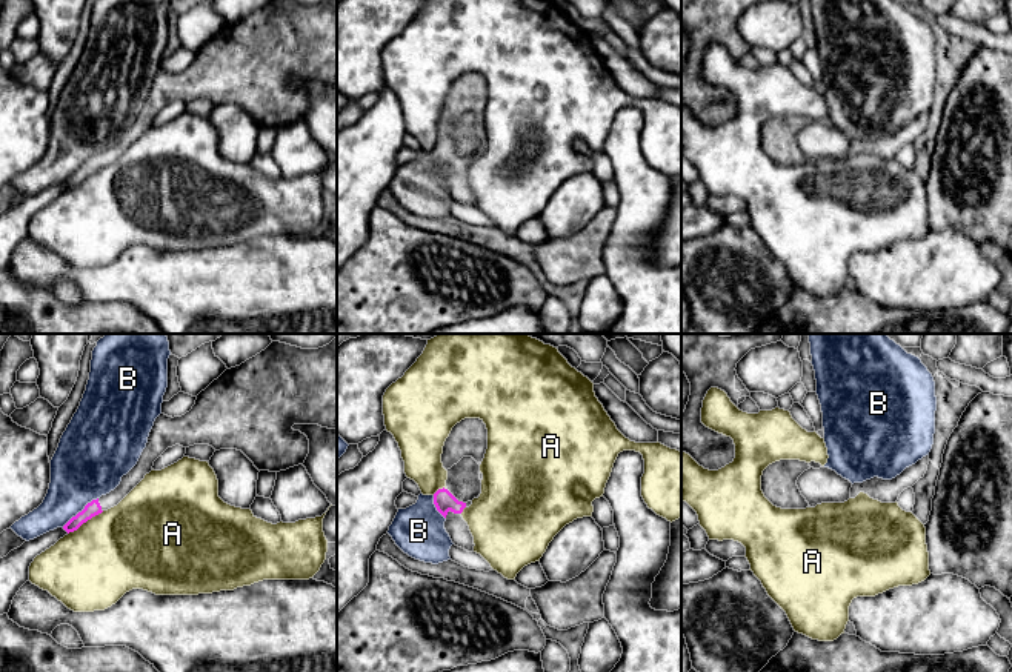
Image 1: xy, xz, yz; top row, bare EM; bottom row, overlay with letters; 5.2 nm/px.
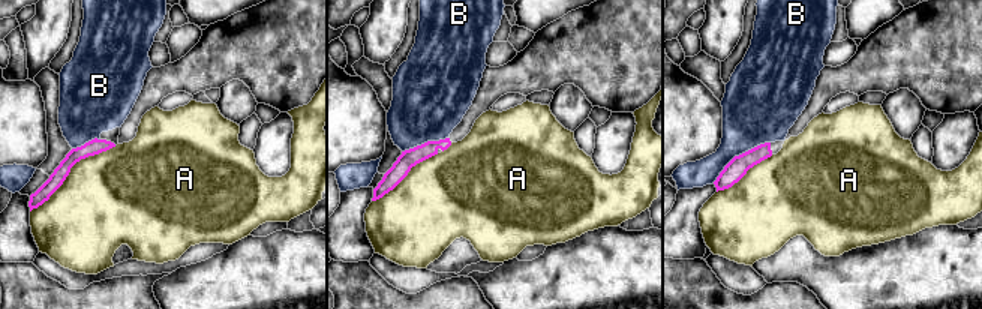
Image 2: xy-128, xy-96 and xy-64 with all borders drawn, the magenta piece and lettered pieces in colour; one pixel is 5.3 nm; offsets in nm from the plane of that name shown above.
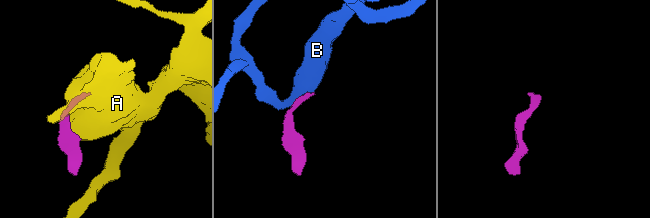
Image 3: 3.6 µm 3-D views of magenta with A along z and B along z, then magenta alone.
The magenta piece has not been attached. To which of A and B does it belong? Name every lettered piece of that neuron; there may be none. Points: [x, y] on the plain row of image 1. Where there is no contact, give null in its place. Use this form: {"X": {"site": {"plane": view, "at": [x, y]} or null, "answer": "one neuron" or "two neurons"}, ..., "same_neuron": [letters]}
{"A": {"site": {"plane": "xy", "at": [85, 177]}, "answer": "two neurons"}, "B": {"site": {"plane": "xy", "at": [79, 168]}, "answer": "two neurons"}, "same_neuron": []}

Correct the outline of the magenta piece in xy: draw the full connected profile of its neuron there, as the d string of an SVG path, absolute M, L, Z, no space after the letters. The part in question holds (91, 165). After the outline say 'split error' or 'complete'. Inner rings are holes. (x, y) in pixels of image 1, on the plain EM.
M269 0L240 22L226 25L197 51L189 68L174 74L160 69L137 120L122 132L114 146L88 158L63 185L68 189L74 188L92 172L117 161L152 126L154 117L175 100L209 100L215 106L237 105L258 126L280 128L303 120L309 109L309 95L300 86L294 86L294 80L337 83L337 0L318 5Z | split error

